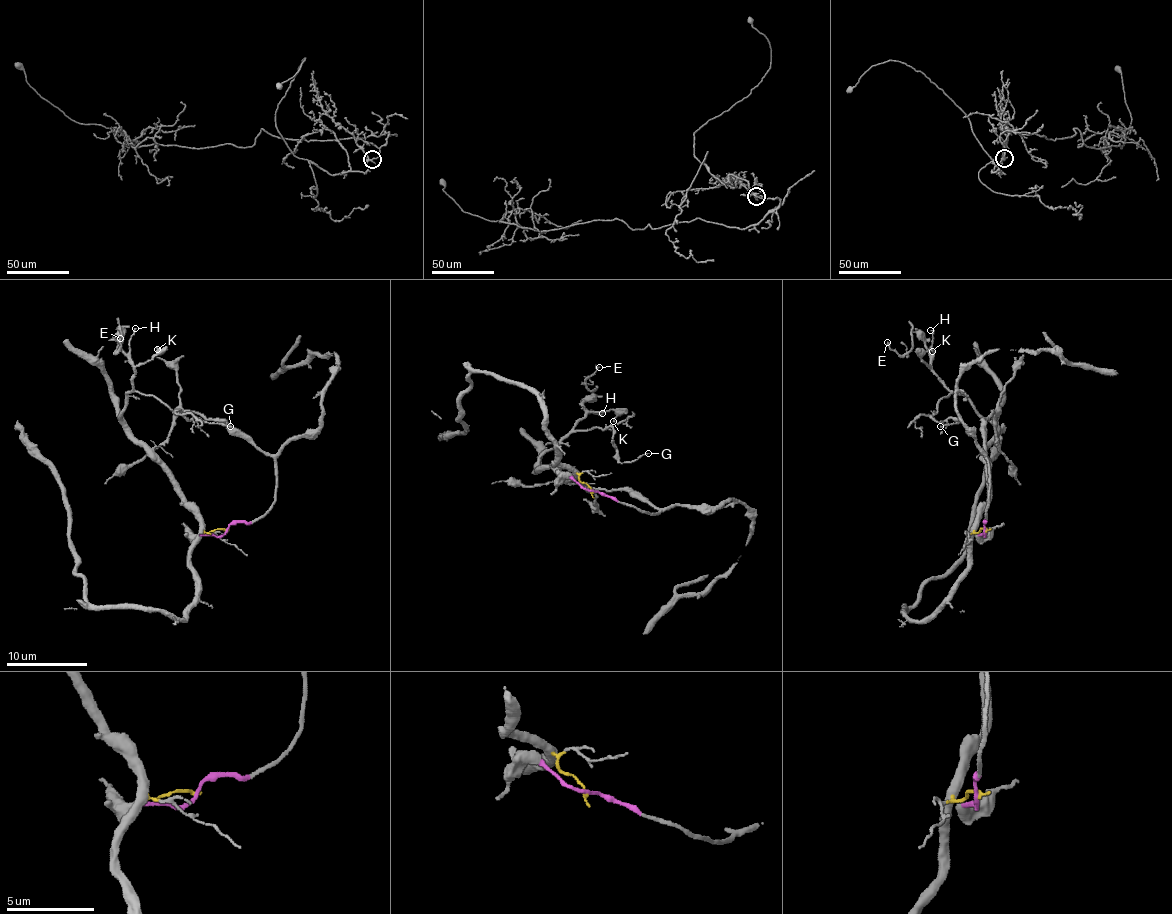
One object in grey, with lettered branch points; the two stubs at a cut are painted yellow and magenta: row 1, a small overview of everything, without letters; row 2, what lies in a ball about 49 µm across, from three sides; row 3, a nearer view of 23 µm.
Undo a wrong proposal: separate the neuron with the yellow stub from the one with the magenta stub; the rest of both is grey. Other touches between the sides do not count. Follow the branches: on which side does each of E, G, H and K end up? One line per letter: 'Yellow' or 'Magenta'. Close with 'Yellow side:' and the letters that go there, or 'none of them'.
E: Yellow
G: Yellow
H: Yellow
K: Yellow
Yellow side: E, G, H, K

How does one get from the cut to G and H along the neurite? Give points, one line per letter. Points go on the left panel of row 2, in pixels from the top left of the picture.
G: (226, 531), (204, 531), (173, 474), (120, 417), (129, 392), (135, 392), (152, 394), (186, 420), (231, 426)
H: (226, 531), (204, 531), (183, 500), (173, 474), (122, 423), (124, 398), (133, 388), (130, 335), (136, 329)

